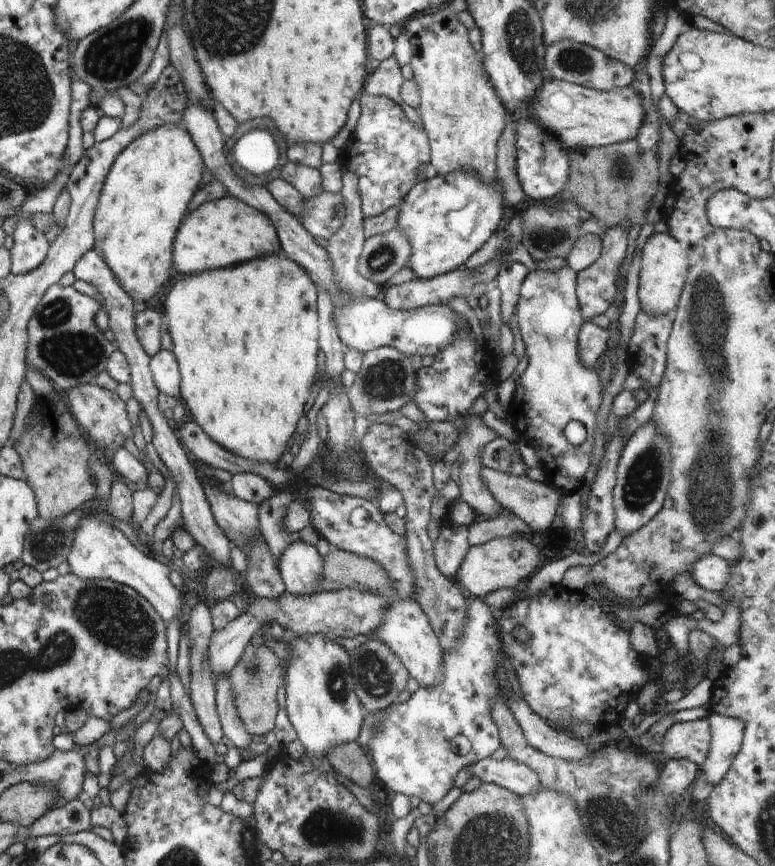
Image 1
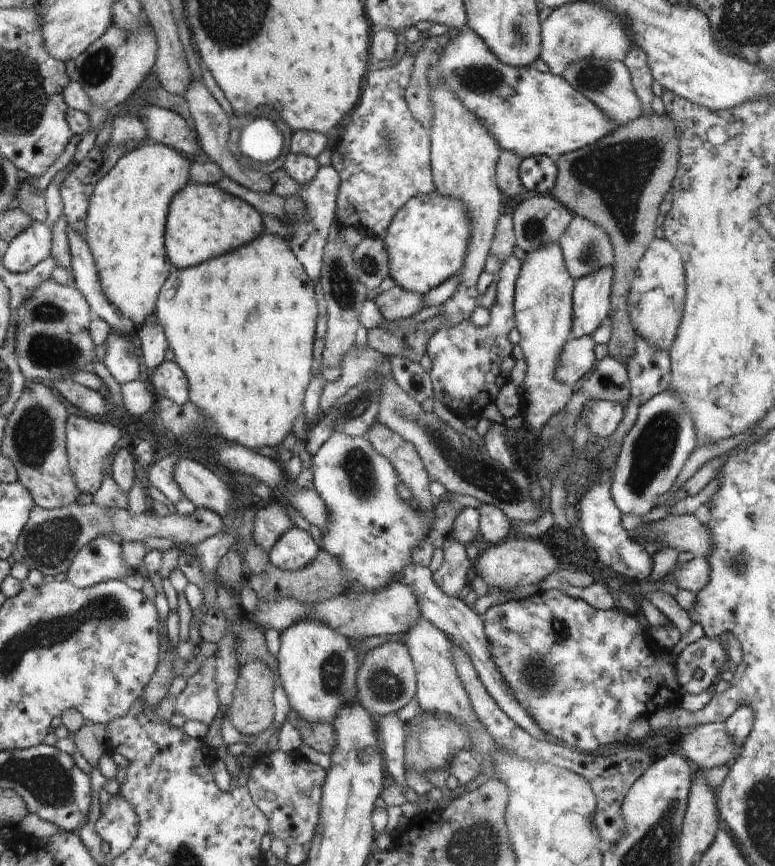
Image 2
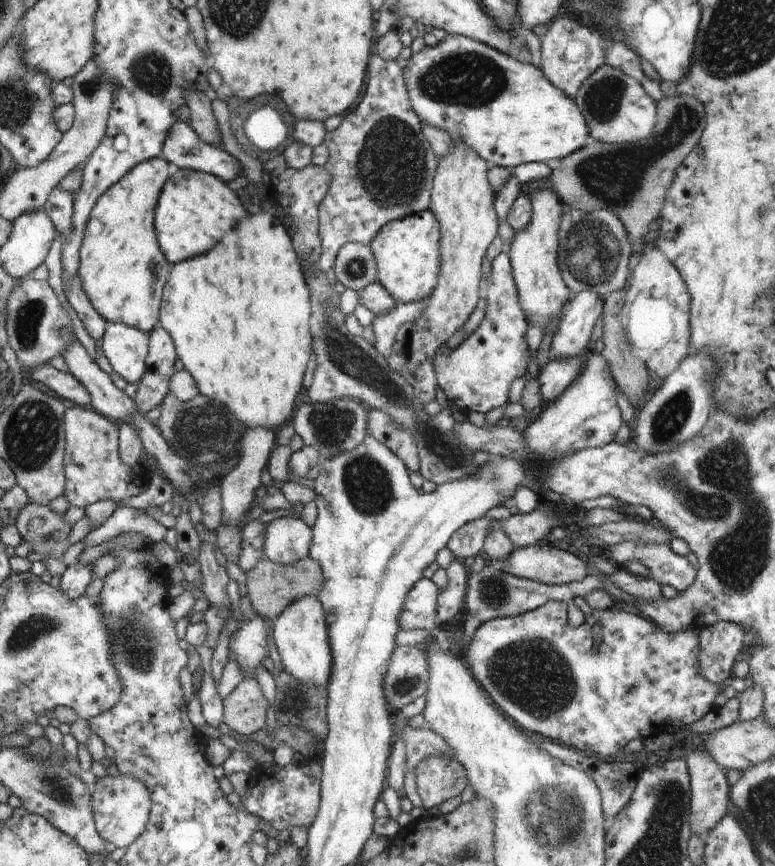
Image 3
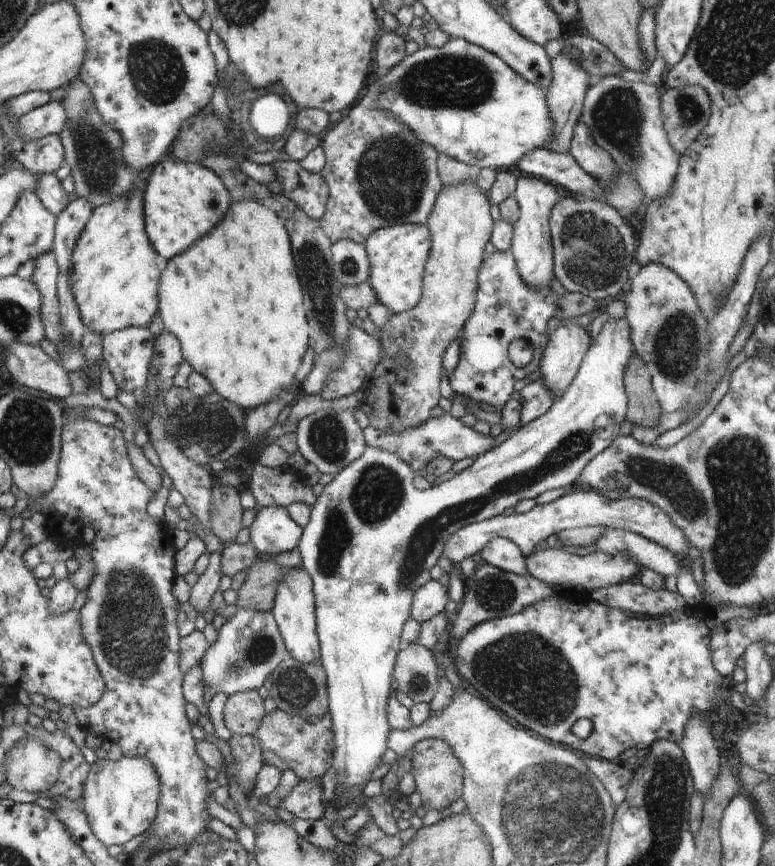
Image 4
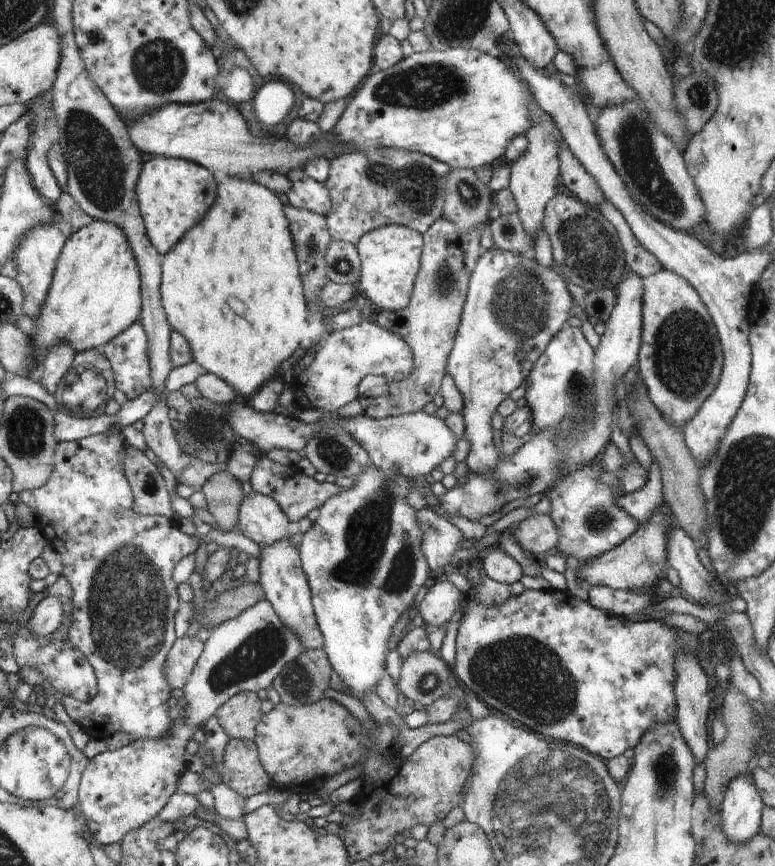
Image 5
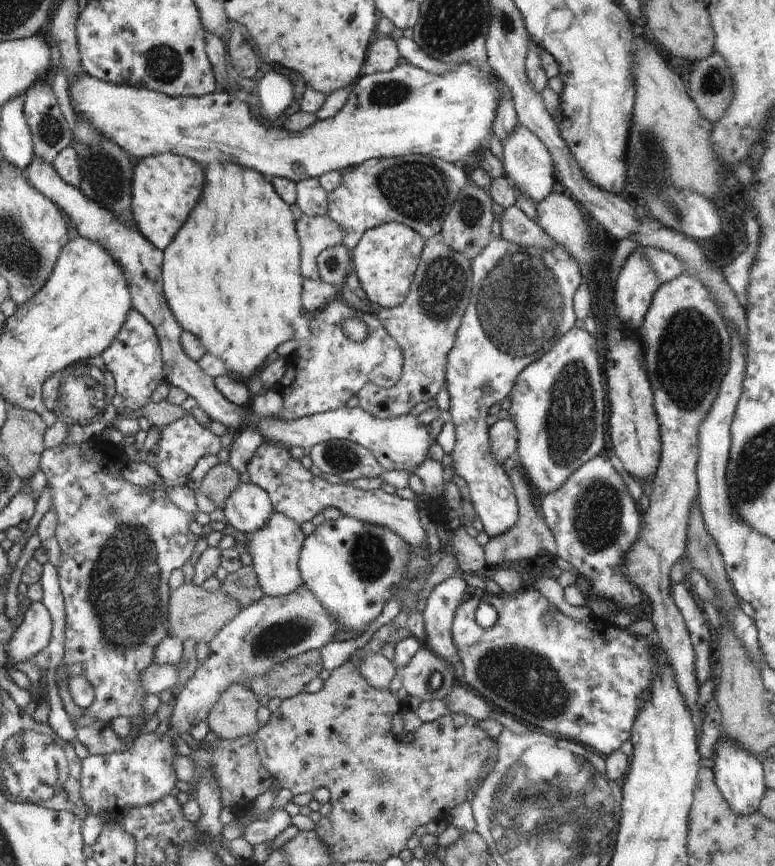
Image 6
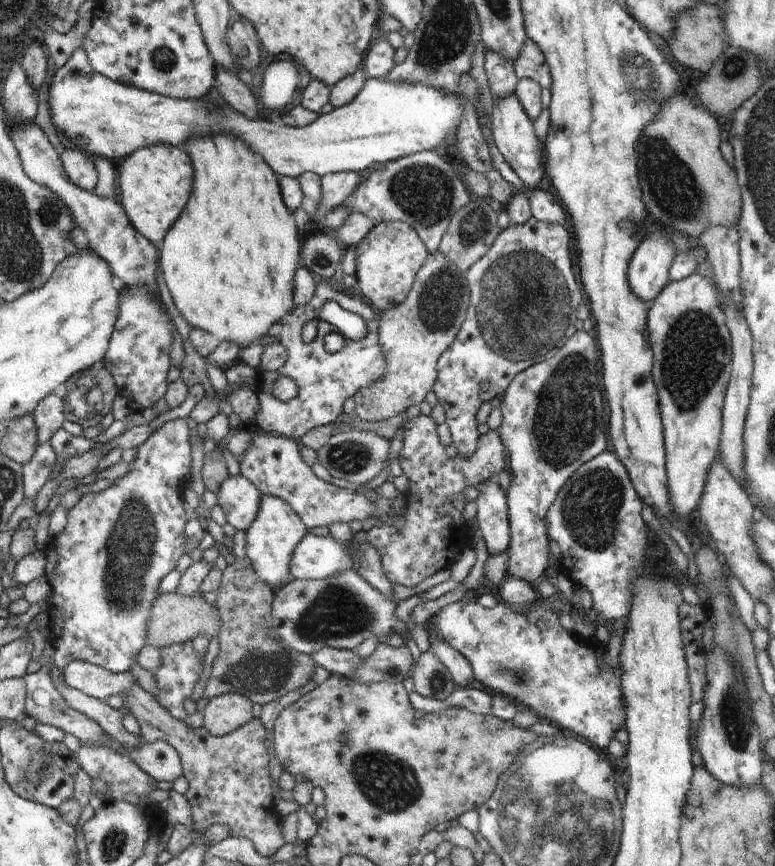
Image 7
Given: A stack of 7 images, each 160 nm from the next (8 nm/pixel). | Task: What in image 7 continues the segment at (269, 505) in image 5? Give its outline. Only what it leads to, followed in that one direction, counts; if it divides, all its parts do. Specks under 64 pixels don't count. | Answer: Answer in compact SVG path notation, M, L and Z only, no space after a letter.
M240 473L228 475L219 484L218 503L226 515L226 520L236 530L247 530L256 518L260 506L261 492Z

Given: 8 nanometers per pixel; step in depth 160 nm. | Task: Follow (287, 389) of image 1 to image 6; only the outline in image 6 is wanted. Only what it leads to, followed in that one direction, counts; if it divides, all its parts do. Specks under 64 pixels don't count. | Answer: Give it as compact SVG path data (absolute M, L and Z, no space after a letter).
M212 162L210 166L204 167L204 175L206 182L198 204L192 208L188 220L184 222L178 234L174 236L174 240L163 251L163 294L172 316L180 324L180 328L196 336L202 342L202 347L206 350L205 354L212 354L212 356L220 358L226 364L228 374L245 383L248 378L254 378L259 374L268 356L277 350L278 345L294 338L294 320L305 313L301 296L304 279L300 270L299 238L289 205L284 203L284 200L275 192L272 184L266 182L260 172L244 168L235 162Z

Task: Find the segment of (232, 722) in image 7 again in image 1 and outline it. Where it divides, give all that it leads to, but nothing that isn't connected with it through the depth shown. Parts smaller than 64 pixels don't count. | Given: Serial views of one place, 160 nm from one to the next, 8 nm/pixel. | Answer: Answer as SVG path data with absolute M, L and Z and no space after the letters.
M252 640L252 644L248 643L240 660L229 672L239 717L252 736L255 734L256 736L266 735L274 728L277 715L277 692L279 689L274 670L278 668L278 664L280 664L279 658L267 645L256 644Z

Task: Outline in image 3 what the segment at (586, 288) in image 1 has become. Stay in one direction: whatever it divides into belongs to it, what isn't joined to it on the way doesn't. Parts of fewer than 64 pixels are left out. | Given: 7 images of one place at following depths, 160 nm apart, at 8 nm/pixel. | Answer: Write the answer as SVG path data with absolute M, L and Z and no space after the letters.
M589 291L575 294L562 312L548 360L578 357L588 350L595 323L602 314L602 297Z

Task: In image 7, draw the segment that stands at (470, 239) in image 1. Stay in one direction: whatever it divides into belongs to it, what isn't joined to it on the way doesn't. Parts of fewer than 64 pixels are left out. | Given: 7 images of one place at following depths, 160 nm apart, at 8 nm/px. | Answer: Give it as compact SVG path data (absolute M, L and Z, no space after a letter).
M402 221L379 222L355 246L355 253L356 286L364 298L382 311L406 300L416 273L429 255L416 229Z

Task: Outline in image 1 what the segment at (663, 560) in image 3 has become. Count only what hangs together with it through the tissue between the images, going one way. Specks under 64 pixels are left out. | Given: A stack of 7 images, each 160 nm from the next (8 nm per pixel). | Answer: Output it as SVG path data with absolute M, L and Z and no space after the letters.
M712 553L701 556L691 566L694 582L705 591L719 593L727 583L730 562Z

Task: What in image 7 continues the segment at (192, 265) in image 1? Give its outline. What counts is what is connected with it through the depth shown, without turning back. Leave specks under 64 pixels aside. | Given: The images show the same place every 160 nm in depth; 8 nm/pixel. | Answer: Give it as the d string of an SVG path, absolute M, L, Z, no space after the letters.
M151 144L132 151L116 172L117 196L130 224L144 238L160 245L188 202L195 168L188 153L169 144Z

